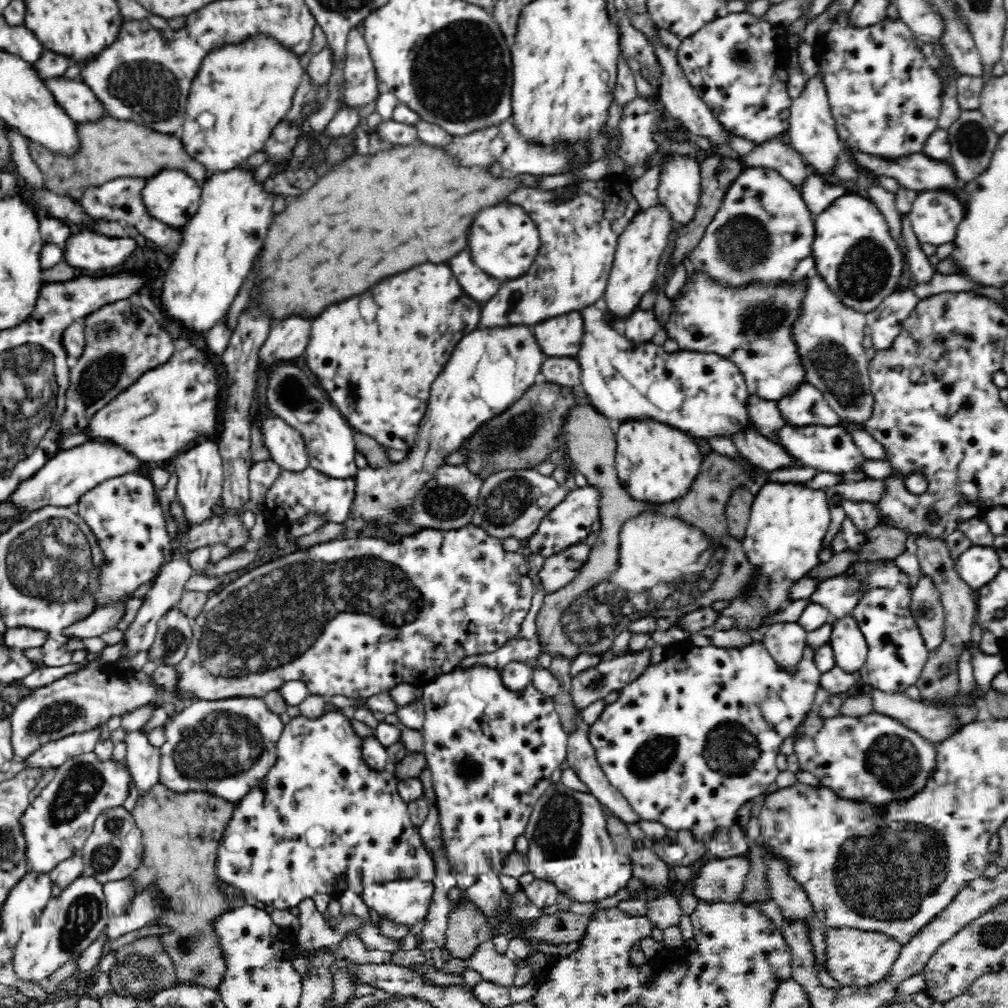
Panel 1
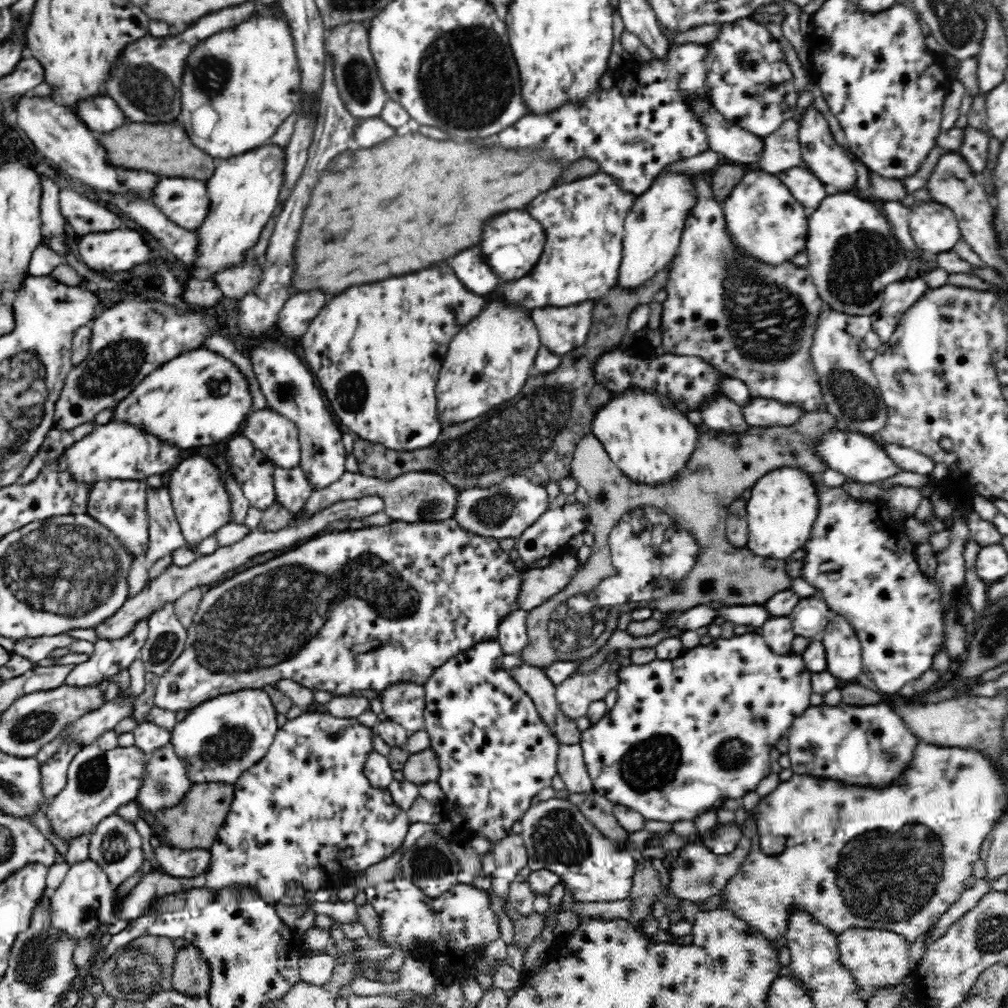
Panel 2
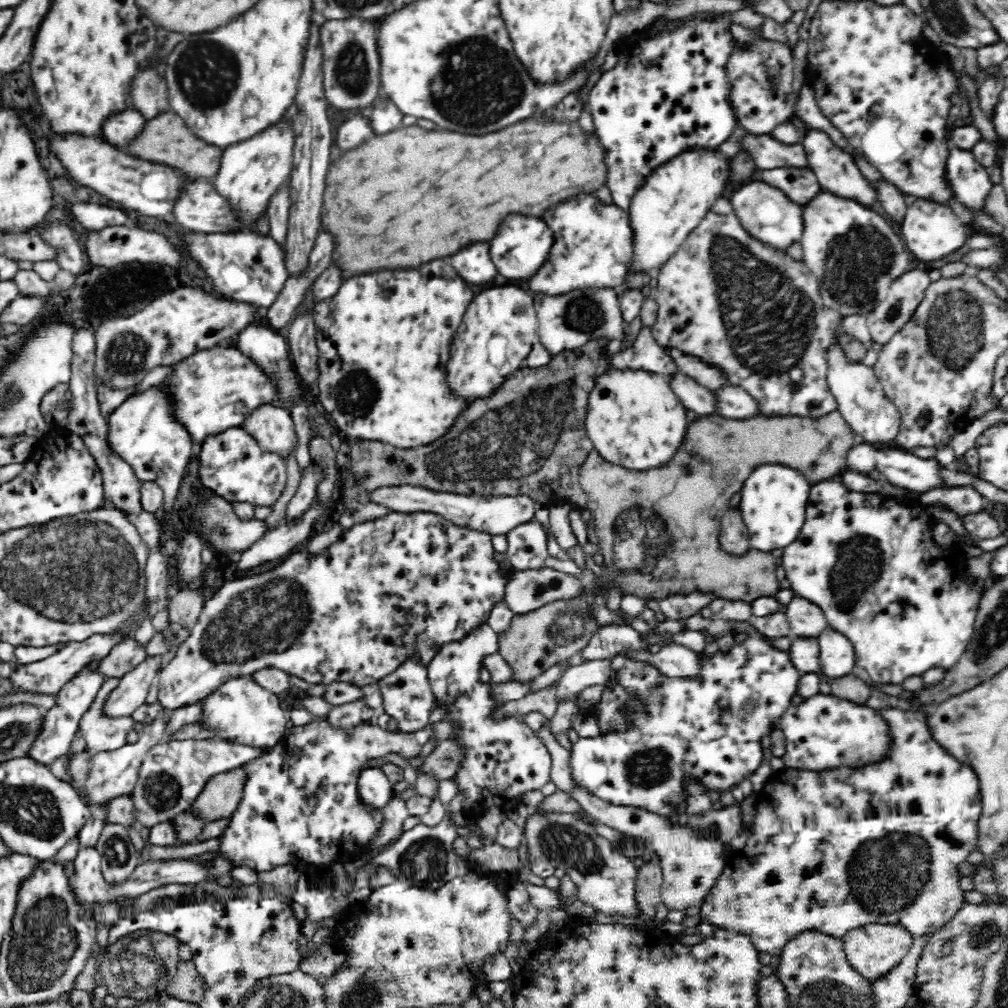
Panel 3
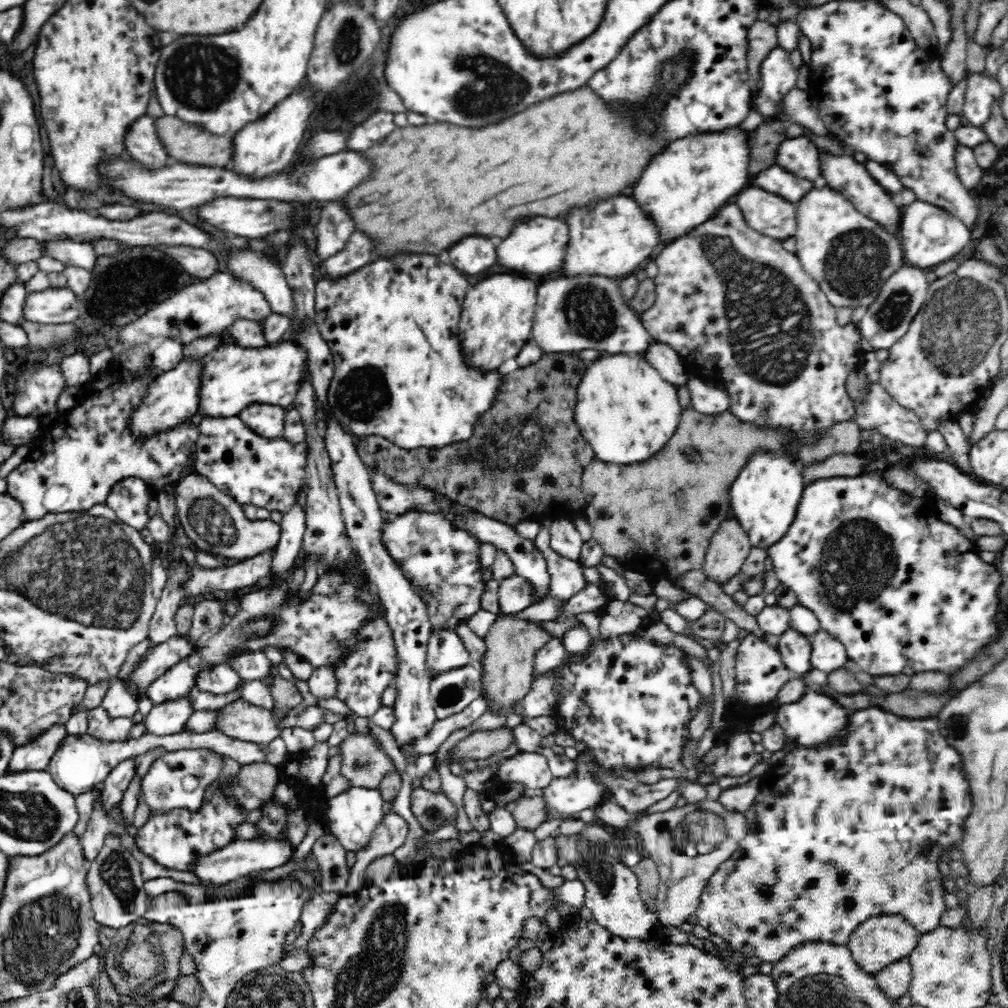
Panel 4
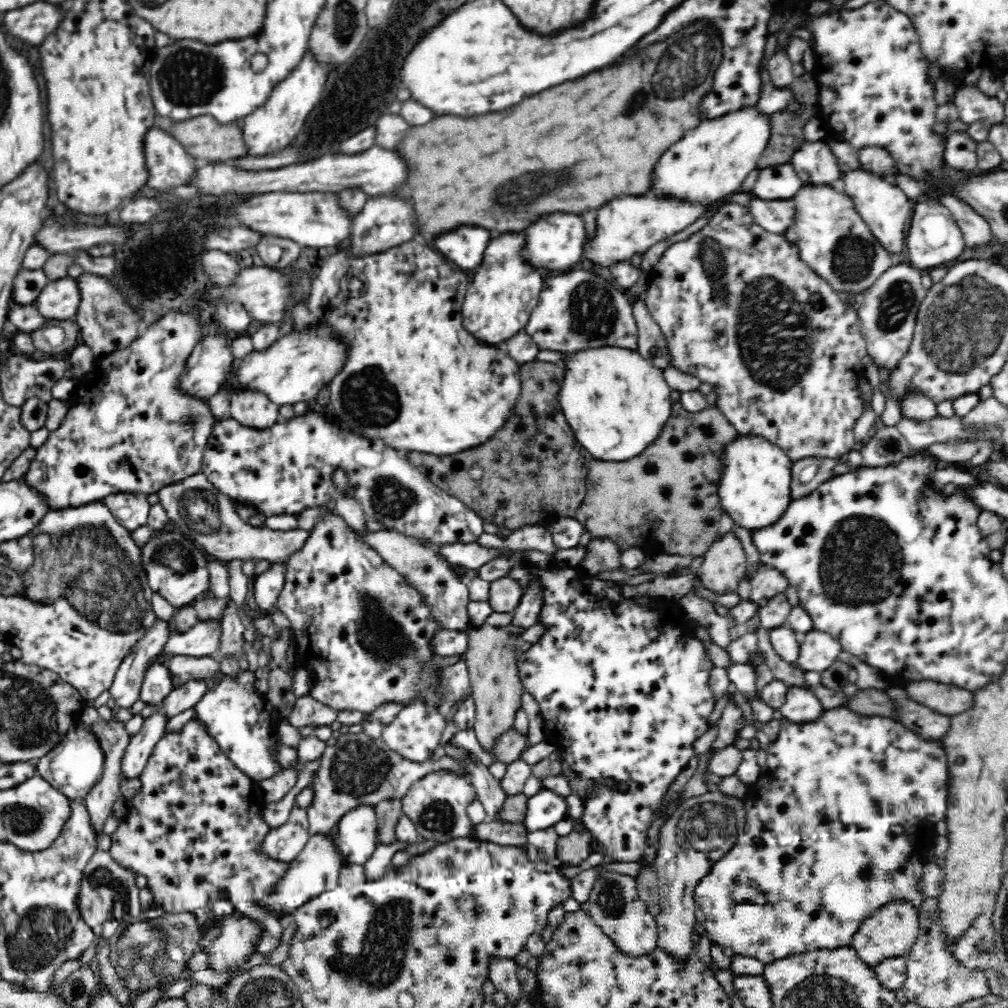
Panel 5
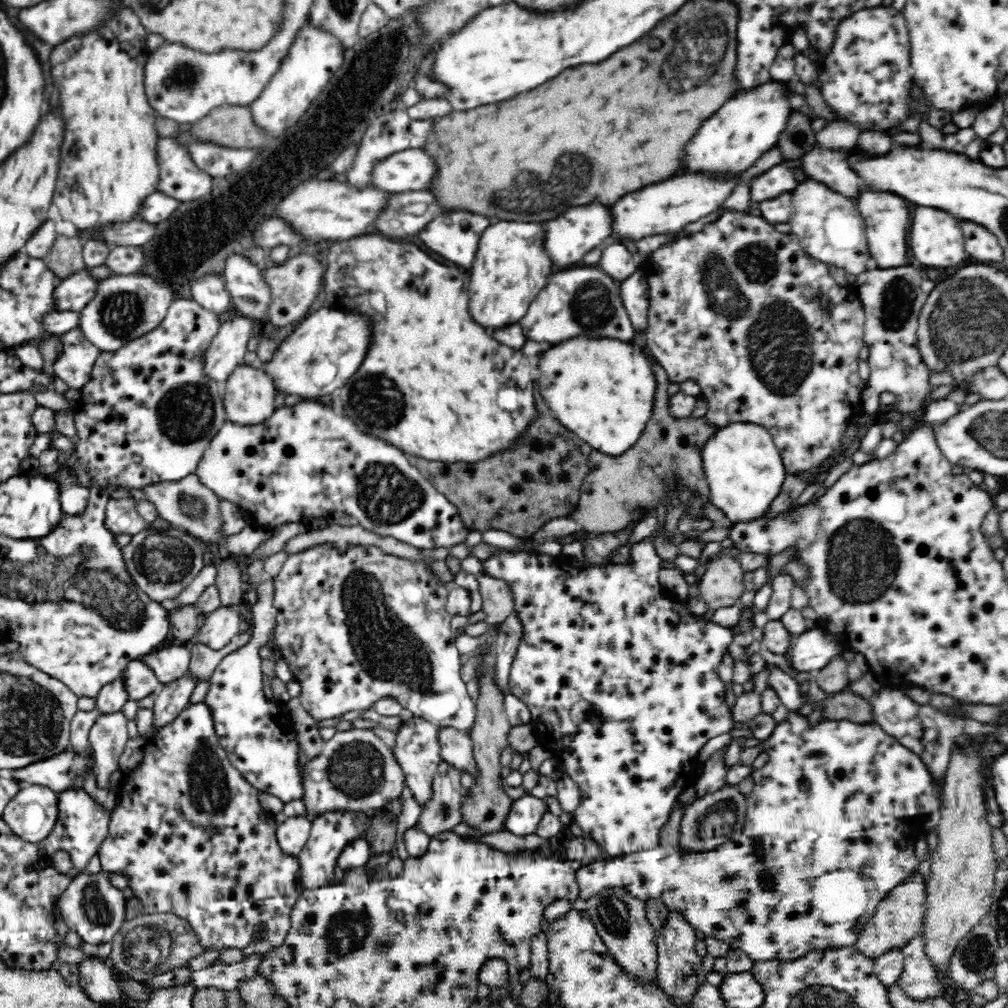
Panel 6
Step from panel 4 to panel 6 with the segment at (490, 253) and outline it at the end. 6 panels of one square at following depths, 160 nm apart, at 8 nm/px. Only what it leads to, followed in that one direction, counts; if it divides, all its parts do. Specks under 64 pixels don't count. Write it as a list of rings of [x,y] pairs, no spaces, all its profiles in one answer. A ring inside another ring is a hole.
[[[466,212],[442,214],[420,232],[420,238],[446,260],[470,268],[479,250],[480,236],[488,226],[490,220],[482,216]]]

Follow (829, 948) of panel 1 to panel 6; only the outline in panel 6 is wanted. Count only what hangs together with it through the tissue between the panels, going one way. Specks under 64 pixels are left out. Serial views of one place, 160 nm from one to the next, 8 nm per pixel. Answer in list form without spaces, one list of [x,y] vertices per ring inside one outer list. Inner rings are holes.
[[[914,874],[900,886],[890,891],[888,897],[881,900],[871,919],[862,927],[855,948],[860,954],[874,959],[892,950],[904,949],[916,935],[923,932],[927,900],[927,887],[921,874]]]

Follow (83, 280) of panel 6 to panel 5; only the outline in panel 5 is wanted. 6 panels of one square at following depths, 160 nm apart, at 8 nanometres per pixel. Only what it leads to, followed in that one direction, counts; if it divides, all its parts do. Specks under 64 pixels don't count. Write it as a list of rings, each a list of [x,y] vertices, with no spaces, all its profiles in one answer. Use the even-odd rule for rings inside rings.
[[[68,276],[49,281],[33,304],[42,318],[59,322],[74,318],[80,301],[79,287],[75,279]]]

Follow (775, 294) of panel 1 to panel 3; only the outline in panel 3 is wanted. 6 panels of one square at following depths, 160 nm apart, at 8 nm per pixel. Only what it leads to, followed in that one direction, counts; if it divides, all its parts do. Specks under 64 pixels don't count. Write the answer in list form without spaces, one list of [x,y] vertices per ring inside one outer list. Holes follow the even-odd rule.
[[[727,194],[718,198],[714,205],[703,216],[702,222],[695,227],[694,230],[688,234],[686,240],[680,245],[680,249],[669,262],[666,262],[662,269],[656,272],[658,284],[654,294],[655,300],[658,304],[657,321],[651,326],[651,334],[660,346],[670,348],[671,350],[679,350],[685,355],[691,357],[698,357],[702,362],[718,365],[723,371],[728,374],[728,379],[732,381],[734,386],[742,387],[748,394],[760,401],[760,409],[763,416],[801,416],[801,417],[822,417],[829,412],[836,411],[837,405],[835,399],[831,396],[827,389],[826,371],[827,364],[823,358],[823,354],[827,346],[834,342],[835,330],[838,328],[838,322],[842,316],[837,312],[828,308],[824,303],[820,294],[818,294],[818,284],[816,286],[792,286],[792,284],[800,284],[802,276],[806,276],[808,268],[804,266],[804,262],[796,262],[790,256],[770,250],[769,246],[763,245],[761,242],[750,237],[746,230],[742,229],[738,217],[732,209],[730,200]],[[760,282],[760,284],[758,284]],[[772,294],[780,294],[778,302],[772,304]],[[744,354],[744,356],[742,356]]]

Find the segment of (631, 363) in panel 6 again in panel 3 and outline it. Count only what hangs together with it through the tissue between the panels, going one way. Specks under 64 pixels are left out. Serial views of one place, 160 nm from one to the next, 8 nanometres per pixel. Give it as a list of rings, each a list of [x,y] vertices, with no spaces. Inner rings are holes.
[[[608,369],[600,372],[597,385],[590,394],[589,409],[586,412],[586,432],[594,448],[608,462],[627,470],[646,473],[665,468],[681,449],[689,429],[686,411],[687,408],[661,374],[645,370]]]

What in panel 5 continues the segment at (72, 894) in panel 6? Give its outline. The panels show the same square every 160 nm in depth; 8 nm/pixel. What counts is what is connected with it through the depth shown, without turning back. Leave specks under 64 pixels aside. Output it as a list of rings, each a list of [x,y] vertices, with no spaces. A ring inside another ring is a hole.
[[[98,848],[86,865],[80,886],[82,917],[97,936],[110,938],[122,927],[138,922],[142,914],[140,885],[136,884],[136,871],[114,861],[110,850]]]

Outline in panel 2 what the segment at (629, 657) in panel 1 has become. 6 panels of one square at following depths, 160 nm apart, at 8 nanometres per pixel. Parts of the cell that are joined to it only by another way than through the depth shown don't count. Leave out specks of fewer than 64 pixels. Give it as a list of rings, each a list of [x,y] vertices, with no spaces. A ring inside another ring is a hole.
[[[607,661],[594,672],[570,675],[557,686],[559,710],[568,718],[584,717],[590,704],[605,699],[620,684],[618,668]]]

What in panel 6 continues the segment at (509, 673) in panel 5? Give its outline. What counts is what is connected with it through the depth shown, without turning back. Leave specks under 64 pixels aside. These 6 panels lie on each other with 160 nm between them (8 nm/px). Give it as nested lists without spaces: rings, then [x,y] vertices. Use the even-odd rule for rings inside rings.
[[[492,641],[479,648],[480,660],[476,664],[476,679],[478,679],[478,698],[474,701],[476,706],[476,716],[470,730],[470,738],[473,743],[474,758],[478,763],[478,778],[474,778],[474,784],[470,788],[470,792],[463,794],[463,816],[464,822],[472,828],[481,832],[481,834],[490,834],[505,829],[506,819],[513,810],[515,800],[501,788],[504,781],[501,774],[500,754],[506,746],[508,746],[508,736],[512,728],[506,716],[506,708],[504,708],[504,700],[509,690],[501,688],[501,684],[495,678],[495,666],[488,664],[488,654],[492,654]]]

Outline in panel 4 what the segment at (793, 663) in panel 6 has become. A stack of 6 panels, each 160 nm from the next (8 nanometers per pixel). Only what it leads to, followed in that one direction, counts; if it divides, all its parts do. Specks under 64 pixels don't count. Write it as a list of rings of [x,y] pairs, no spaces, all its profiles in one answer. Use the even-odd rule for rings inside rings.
[[[821,628],[811,636],[813,669],[833,674],[836,670],[848,668],[849,660],[846,647],[840,639],[832,636]]]

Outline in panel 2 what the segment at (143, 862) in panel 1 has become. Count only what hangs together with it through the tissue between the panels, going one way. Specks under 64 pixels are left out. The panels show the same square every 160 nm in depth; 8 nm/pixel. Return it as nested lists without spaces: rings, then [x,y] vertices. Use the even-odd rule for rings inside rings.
[[[206,782],[206,784],[190,785],[181,796],[180,802],[172,808],[160,808],[152,814],[158,834],[153,834],[154,841],[174,850],[207,850],[217,841],[218,832],[228,817],[234,798],[234,786]],[[193,943],[176,950],[173,962],[172,986],[188,995],[208,995],[212,984],[212,967]]]

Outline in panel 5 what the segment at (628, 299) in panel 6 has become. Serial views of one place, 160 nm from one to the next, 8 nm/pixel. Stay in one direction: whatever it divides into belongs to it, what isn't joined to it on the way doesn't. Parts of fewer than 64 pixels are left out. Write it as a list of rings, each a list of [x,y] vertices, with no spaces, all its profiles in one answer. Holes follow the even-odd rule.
[[[644,296],[638,299],[632,299],[634,307],[634,317],[638,326],[638,348],[637,352],[646,360],[649,360],[652,366],[657,370],[670,370],[674,367],[670,347],[663,336],[660,326],[652,321],[648,314],[648,309],[643,303]]]

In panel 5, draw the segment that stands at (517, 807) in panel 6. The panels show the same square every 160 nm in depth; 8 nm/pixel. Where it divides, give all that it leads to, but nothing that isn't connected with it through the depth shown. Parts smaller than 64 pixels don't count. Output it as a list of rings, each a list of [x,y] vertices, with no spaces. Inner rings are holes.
[[[541,788],[531,796],[526,819],[522,822],[527,832],[554,827],[556,822],[567,818],[568,802],[566,799],[548,788]]]

